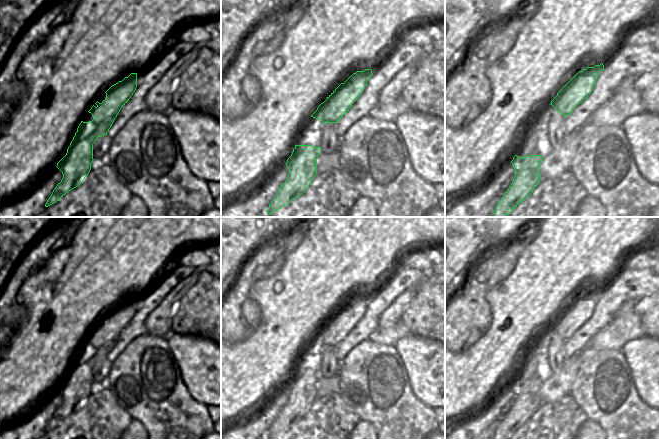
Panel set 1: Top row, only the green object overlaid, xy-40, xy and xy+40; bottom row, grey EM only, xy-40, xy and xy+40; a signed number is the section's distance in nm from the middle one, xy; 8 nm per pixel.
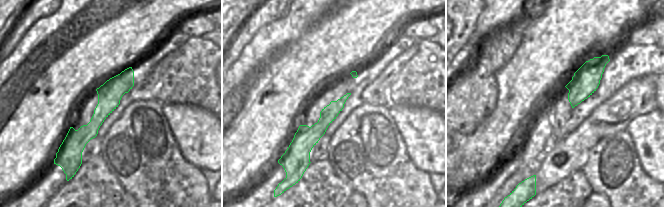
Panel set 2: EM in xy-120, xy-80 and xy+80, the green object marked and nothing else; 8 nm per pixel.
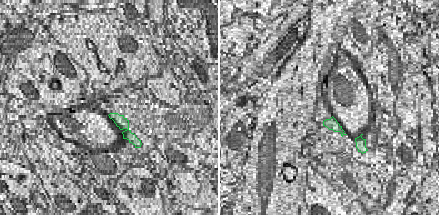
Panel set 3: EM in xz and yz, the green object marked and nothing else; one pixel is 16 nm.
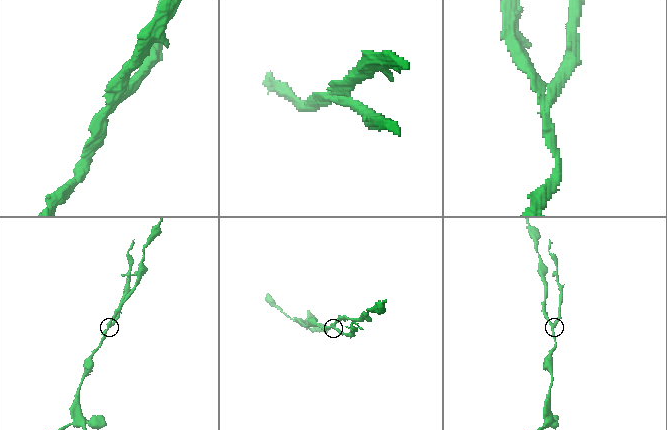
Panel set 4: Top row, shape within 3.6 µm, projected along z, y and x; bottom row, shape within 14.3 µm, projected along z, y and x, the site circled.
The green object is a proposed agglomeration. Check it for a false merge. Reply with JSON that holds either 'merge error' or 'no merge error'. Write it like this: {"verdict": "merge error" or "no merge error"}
{"verdict": "merge error"}

